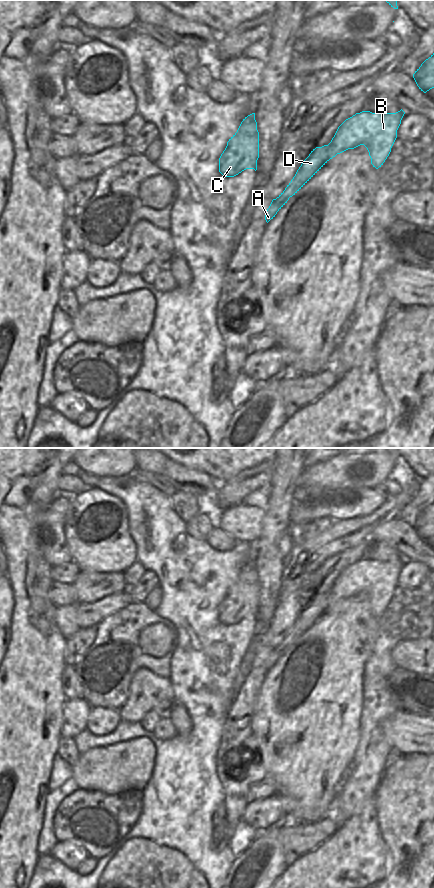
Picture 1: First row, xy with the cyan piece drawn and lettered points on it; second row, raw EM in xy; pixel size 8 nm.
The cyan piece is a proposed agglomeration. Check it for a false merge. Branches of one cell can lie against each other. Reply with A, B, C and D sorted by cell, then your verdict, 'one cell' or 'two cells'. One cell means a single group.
groups A D / B C; two cells

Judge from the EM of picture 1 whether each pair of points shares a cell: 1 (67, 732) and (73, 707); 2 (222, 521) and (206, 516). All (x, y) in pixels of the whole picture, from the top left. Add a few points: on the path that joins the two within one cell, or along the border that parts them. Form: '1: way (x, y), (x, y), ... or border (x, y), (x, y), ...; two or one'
1: way (72, 726), (73, 713); one
2: border (214, 513), (215, 526); two

